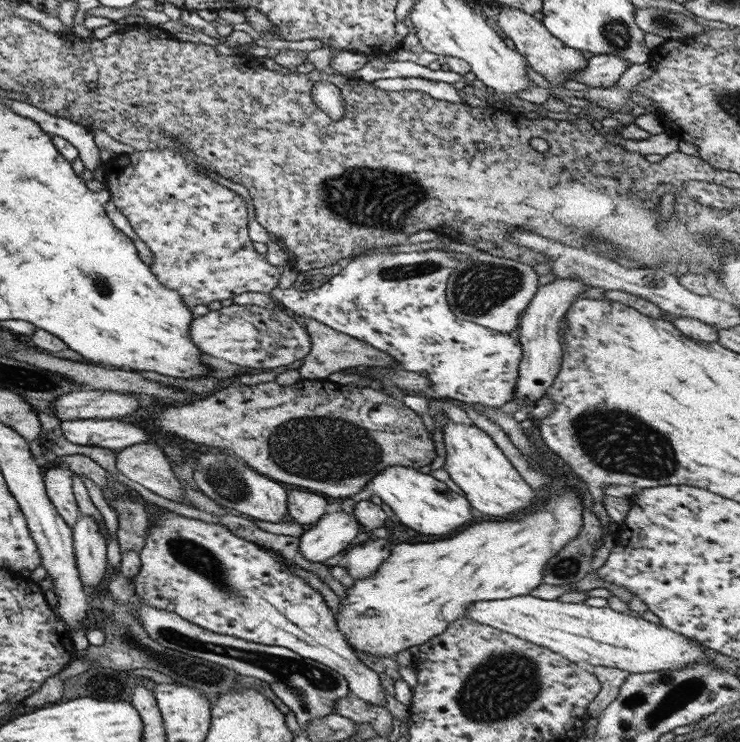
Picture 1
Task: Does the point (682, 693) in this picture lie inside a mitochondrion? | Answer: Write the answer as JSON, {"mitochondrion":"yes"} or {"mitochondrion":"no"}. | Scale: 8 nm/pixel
{"mitochondrion":"yes"}

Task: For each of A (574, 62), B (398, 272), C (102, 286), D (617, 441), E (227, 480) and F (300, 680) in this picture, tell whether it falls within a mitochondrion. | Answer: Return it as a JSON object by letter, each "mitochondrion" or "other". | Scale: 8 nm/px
{"A":"other","B":"mitochondrion","C":"mitochondrion","D":"mitochondrion","E":"mitochondrion","F":"mitochondrion"}

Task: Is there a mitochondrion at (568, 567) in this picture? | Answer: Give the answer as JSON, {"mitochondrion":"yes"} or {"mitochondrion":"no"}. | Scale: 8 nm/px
{"mitochondrion":"yes"}

